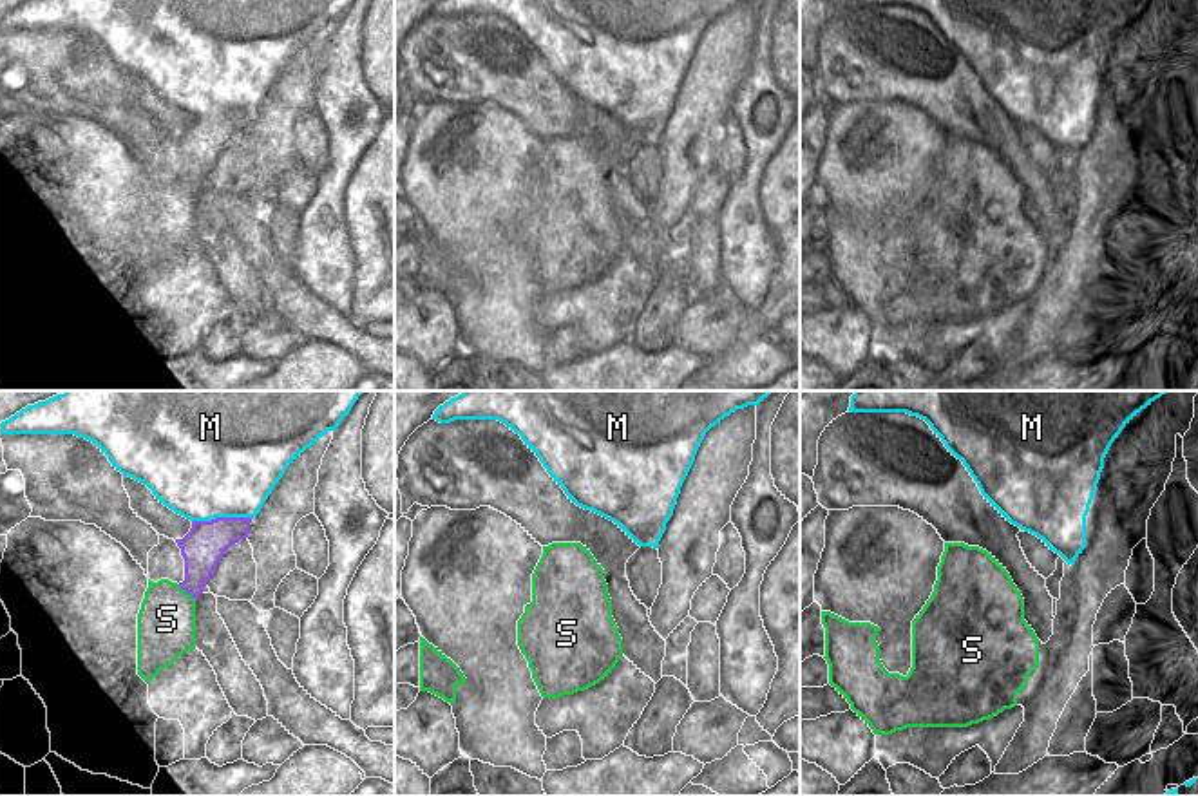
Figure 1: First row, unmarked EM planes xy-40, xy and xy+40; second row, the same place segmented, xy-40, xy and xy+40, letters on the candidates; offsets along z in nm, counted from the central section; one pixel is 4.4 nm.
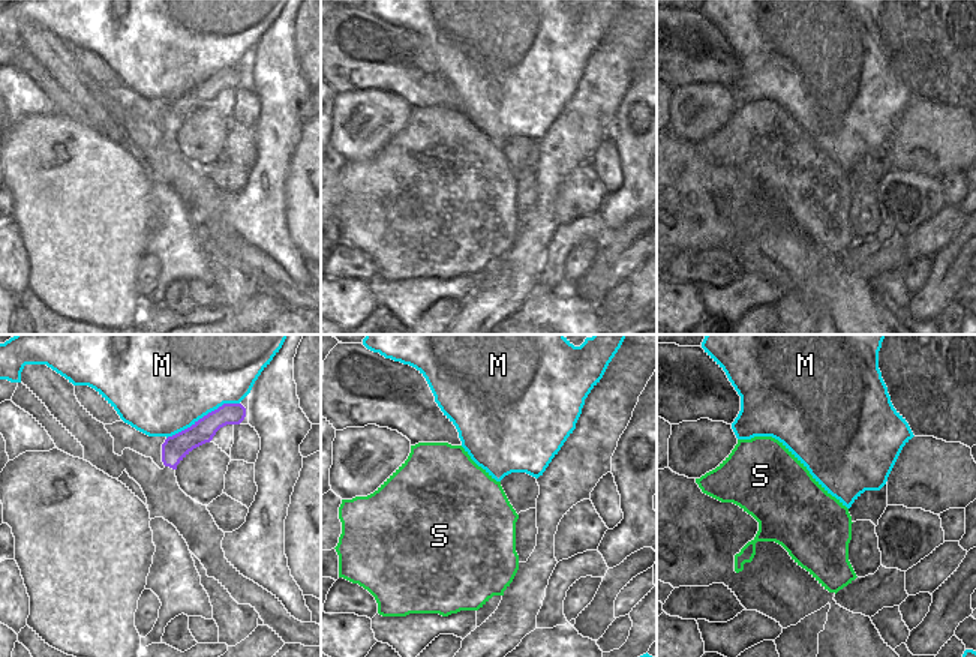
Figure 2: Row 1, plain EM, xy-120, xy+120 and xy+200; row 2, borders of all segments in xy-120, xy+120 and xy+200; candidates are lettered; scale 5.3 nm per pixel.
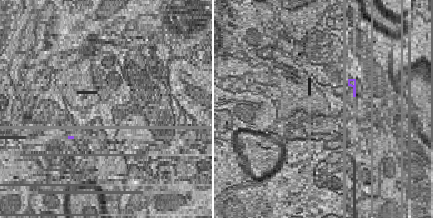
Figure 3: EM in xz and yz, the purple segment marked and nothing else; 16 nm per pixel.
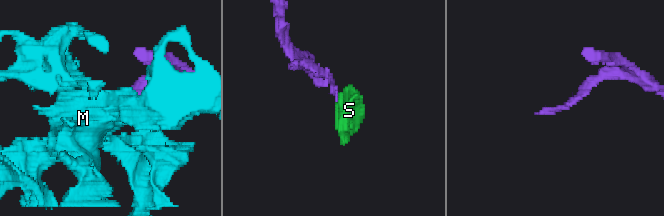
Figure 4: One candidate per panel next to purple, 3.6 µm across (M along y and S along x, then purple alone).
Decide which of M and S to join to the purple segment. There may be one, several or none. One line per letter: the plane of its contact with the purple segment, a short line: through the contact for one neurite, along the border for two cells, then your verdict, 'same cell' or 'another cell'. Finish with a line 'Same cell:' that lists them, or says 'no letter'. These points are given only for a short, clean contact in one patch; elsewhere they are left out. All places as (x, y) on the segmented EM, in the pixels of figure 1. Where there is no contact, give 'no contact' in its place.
M: xy-40 | another cell
S: xy-40 | xy-40 (207, 541), (196, 579), (187, 592), (167, 612), (167, 619) | same cell
Same cell: S

